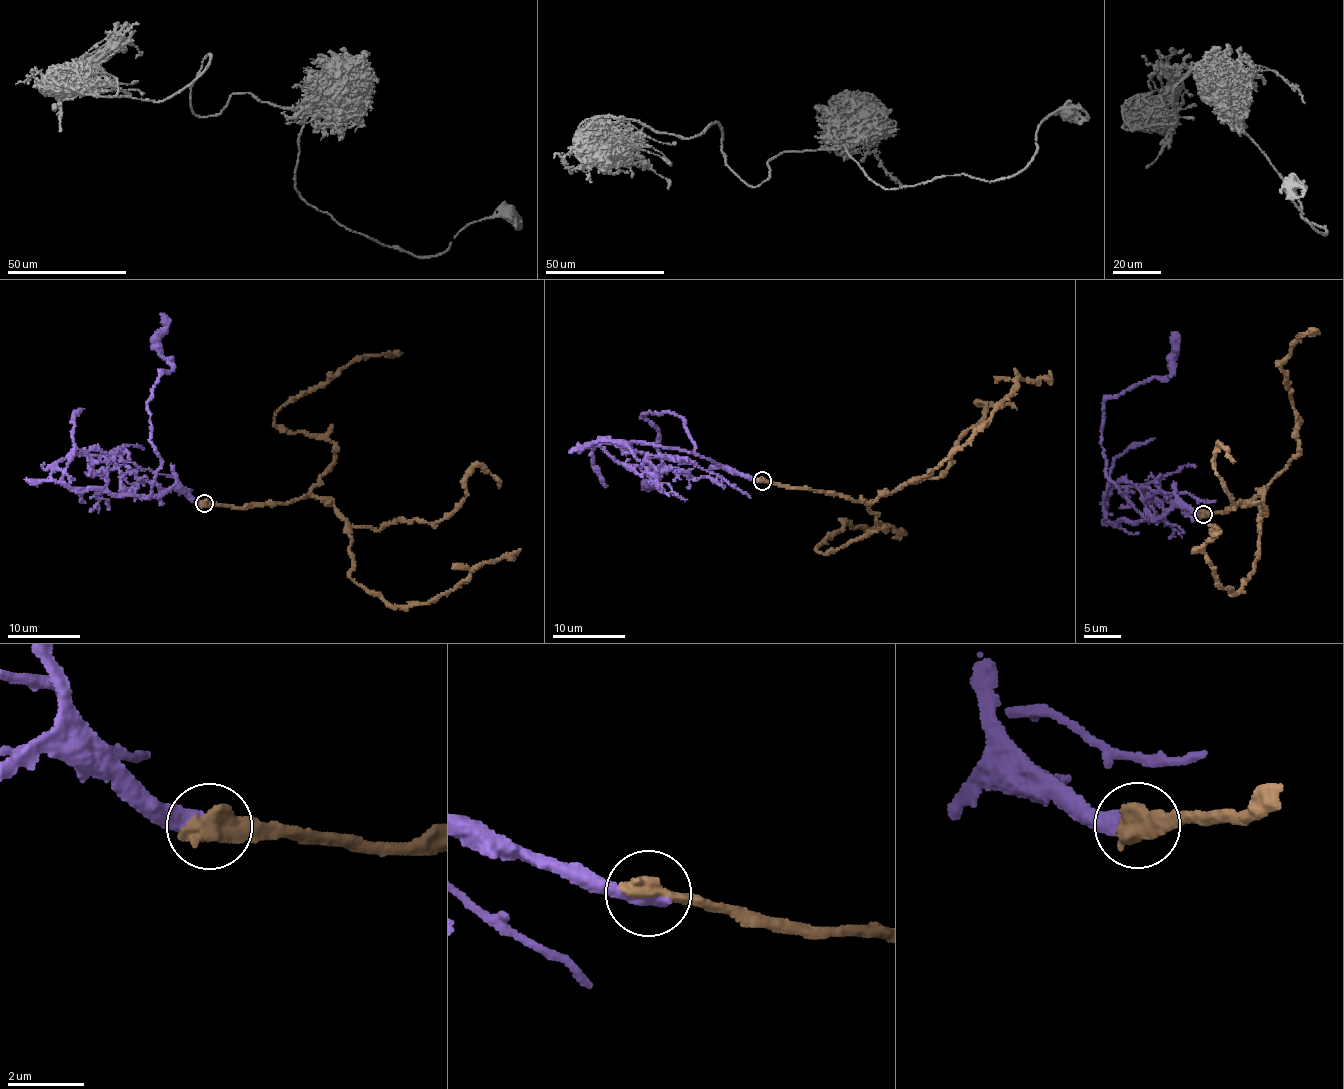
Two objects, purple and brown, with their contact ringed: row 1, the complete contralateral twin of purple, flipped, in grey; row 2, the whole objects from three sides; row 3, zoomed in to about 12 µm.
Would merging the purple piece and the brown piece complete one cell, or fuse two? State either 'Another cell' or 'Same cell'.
Another cell

